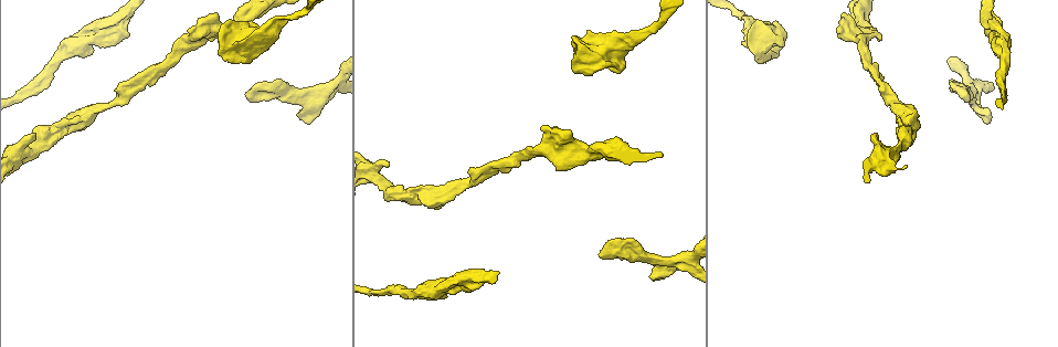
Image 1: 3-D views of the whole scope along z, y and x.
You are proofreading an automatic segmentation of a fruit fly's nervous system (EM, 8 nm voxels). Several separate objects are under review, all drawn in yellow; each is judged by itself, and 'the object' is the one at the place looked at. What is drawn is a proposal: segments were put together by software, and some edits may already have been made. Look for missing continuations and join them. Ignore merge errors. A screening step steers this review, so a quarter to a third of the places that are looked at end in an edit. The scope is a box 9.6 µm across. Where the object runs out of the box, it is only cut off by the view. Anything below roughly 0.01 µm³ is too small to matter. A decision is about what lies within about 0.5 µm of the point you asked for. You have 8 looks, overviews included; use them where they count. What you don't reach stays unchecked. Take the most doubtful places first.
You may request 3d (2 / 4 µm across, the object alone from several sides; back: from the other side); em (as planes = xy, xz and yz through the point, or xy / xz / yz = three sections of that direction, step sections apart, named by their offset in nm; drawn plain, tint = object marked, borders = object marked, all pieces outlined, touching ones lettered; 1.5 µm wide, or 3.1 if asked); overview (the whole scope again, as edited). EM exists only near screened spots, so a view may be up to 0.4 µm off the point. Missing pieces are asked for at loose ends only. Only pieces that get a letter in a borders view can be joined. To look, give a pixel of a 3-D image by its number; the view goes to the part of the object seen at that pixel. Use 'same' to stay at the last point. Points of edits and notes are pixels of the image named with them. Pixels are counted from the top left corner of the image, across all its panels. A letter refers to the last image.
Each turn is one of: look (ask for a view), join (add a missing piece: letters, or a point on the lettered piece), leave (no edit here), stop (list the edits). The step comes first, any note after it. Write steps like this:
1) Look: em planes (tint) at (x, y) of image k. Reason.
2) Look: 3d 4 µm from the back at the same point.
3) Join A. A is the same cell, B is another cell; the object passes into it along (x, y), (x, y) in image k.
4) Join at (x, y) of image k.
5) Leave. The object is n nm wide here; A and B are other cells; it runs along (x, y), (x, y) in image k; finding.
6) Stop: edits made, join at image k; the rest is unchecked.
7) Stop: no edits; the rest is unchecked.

Look: em xz step 8 (tint) at (127, 34) of image 1.

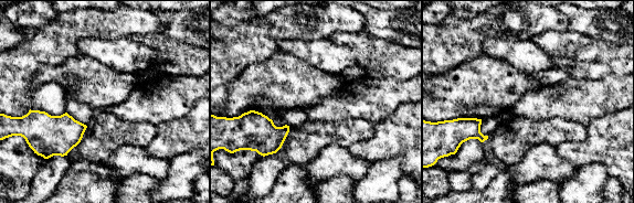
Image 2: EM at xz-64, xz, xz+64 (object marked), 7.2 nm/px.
Look: em planes (borders) at the same point. Cut it another way.

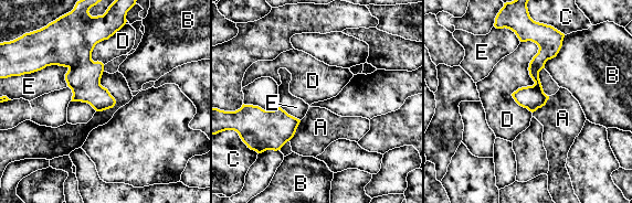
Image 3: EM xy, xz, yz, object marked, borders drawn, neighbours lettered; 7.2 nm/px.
Leave. A, B, C, D and E are other cells; it runs along (524, 34), (541, 44), (533, 108) in image 3; none of them fits.

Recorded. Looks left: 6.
Look: em xz step 4 (plain) at (875, 136) of image 1. An open end.

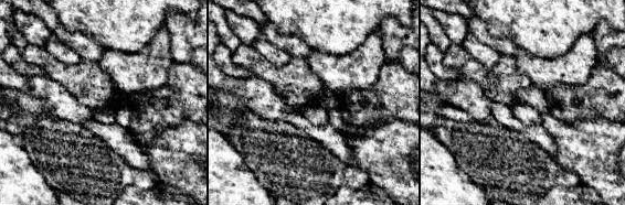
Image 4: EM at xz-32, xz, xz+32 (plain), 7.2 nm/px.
Look: em xz step 4 (borders) at the same point. See the neighbours.

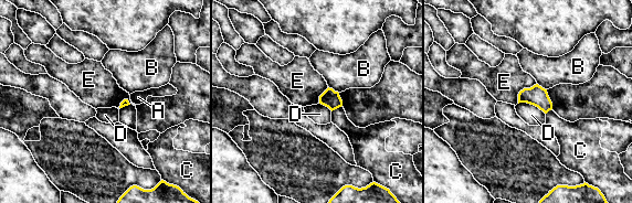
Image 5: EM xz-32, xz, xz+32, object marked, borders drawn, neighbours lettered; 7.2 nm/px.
Leave. The longest contact is with D, 220 nm; A, B, C, D and E are other cells; no lettered piece goes on from it.

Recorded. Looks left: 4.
Look: 3d 4 µm at (258, 25) of image 1. Thick end.

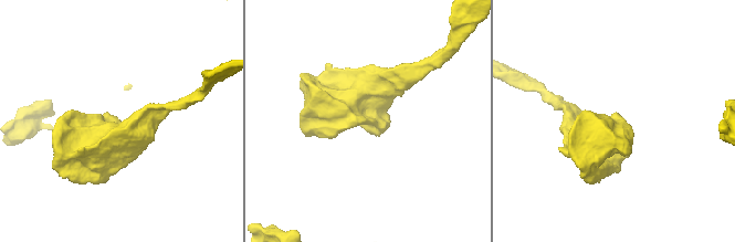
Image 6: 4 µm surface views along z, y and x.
Look: em xz step 4 (tint) at (616, 117) of image 6. Now the EM.

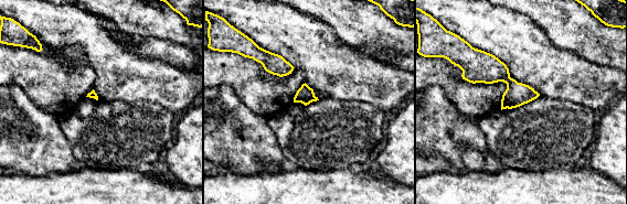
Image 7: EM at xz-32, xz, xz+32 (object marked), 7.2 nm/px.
Look: em planes (borders) at the same point.

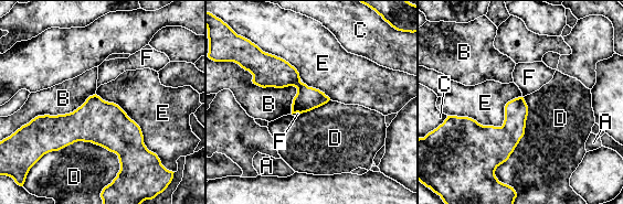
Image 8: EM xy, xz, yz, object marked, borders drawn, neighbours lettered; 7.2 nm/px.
Leave. A, B, C, D, E and F are other cells; it runs along (35, 122), (109, 127), (146, 152) in image 8; no lettered piece goes on from it.

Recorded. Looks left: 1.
Stop: no edits; the rest is unchecked.

